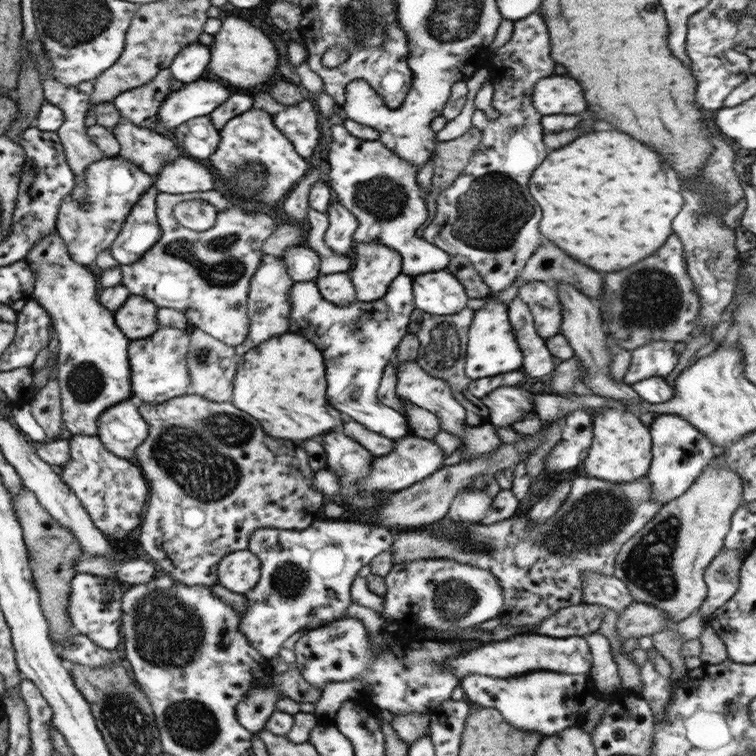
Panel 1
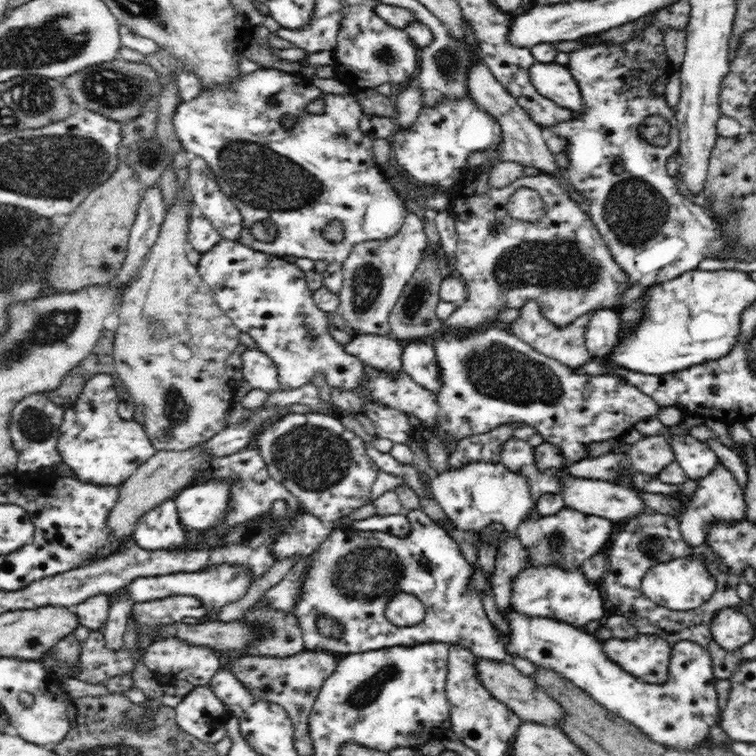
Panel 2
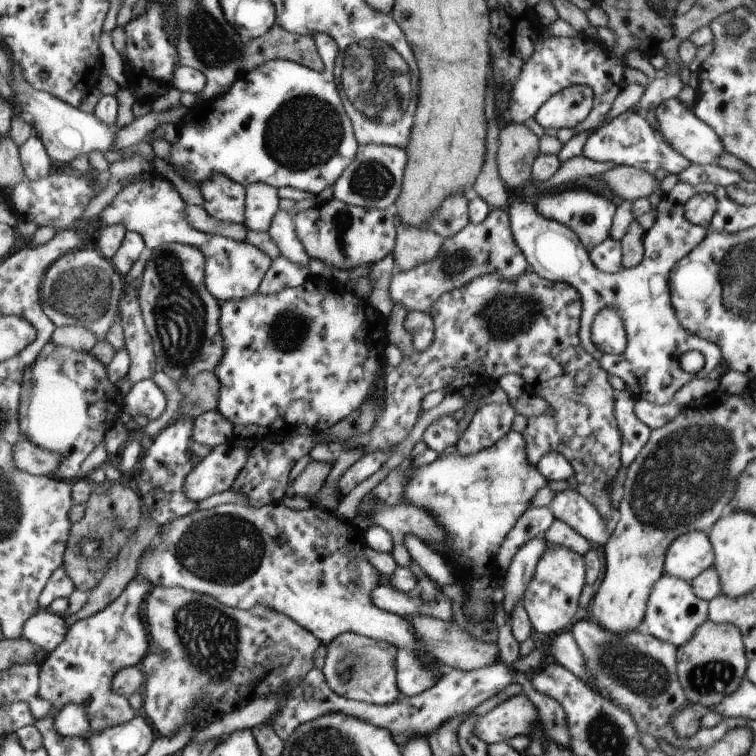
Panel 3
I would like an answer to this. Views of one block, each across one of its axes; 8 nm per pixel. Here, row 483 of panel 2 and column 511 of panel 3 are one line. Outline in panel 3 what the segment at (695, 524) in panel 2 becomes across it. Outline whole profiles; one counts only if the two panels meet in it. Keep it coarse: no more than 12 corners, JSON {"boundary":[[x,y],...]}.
{"boundary":[[525,694],[475,716],[487,746],[527,734],[539,718]]}

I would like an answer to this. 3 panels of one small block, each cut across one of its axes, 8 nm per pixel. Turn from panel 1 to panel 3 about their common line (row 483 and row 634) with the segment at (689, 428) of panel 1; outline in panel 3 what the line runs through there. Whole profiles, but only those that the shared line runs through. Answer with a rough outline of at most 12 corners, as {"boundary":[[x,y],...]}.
{"boundary":[[661,576],[643,632],[679,648],[707,622],[689,582]]}

